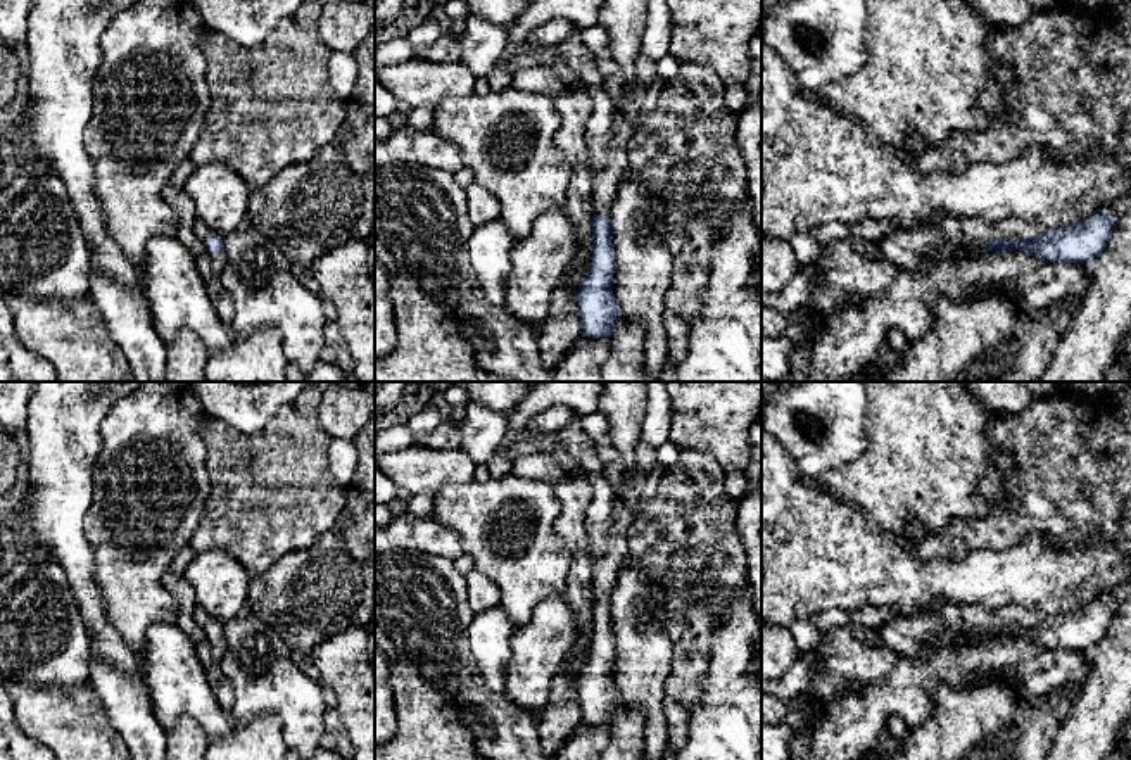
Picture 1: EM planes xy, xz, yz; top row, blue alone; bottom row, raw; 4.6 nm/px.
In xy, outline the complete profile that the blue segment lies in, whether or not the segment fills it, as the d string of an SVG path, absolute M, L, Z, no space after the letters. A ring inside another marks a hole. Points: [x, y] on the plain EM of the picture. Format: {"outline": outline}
{"outline": "M199 605L192 615L199 627L205 632L205 641L211 646L212 658L221 662L226 653L224 625L212 618L211 613Z"}

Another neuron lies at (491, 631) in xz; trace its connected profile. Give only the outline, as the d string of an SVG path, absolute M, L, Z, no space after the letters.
M499 606L475 613L468 634L470 648L480 667L485 684L496 691L506 691L506 674L511 660L511 637L516 627Z

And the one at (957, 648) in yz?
M981 630L981 632L967 637L964 643L950 643L945 637L939 637L939 639L932 639L922 646L931 648L931 649L948 649L957 658L960 658L965 649L969 649L976 644L981 644L981 643L988 643L991 639L993 639L993 636L986 636L984 630Z

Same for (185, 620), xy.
M171 570L162 577L162 586L173 594L178 605L176 625L192 641L192 644L199 646L205 641L205 632L199 627L192 615L197 608L193 587L183 575L173 573Z

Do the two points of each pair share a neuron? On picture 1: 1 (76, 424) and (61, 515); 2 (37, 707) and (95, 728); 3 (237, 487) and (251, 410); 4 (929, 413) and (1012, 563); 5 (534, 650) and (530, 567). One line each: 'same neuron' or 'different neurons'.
1: same neuron
2: same neuron
3: different neurons
4: different neurons
5: different neurons

